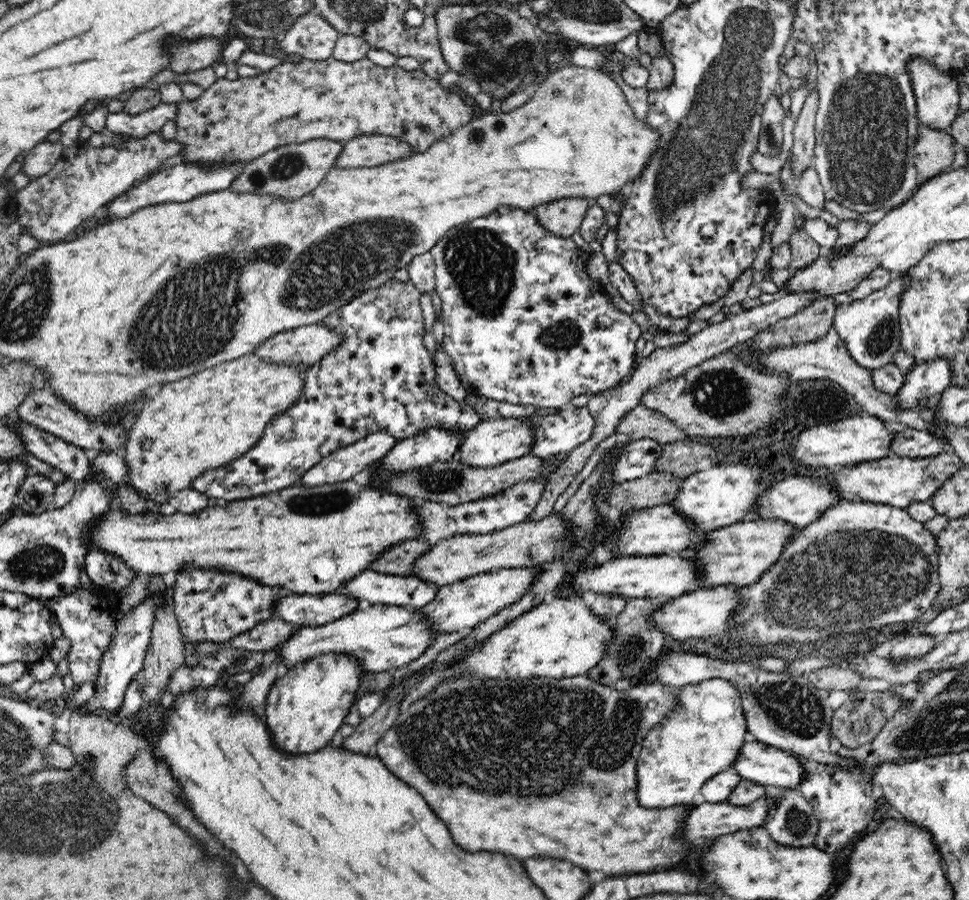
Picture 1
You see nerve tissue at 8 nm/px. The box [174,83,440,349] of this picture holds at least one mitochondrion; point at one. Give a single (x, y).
(288, 165)

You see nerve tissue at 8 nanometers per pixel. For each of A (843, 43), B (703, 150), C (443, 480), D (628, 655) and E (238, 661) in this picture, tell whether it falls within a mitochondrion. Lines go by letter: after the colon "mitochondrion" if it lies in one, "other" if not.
A: other
B: mitochondrion
C: mitochondrion
D: mitochondrion
E: other

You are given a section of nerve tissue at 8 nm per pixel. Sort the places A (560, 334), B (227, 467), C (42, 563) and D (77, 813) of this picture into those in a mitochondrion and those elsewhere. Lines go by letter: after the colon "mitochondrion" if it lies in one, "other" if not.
A: mitochondrion
B: other
C: mitochondrion
D: mitochondrion

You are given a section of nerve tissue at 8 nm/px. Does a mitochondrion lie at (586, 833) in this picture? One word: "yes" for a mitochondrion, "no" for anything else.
no

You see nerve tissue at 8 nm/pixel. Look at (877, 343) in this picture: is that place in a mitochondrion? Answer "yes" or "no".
yes

